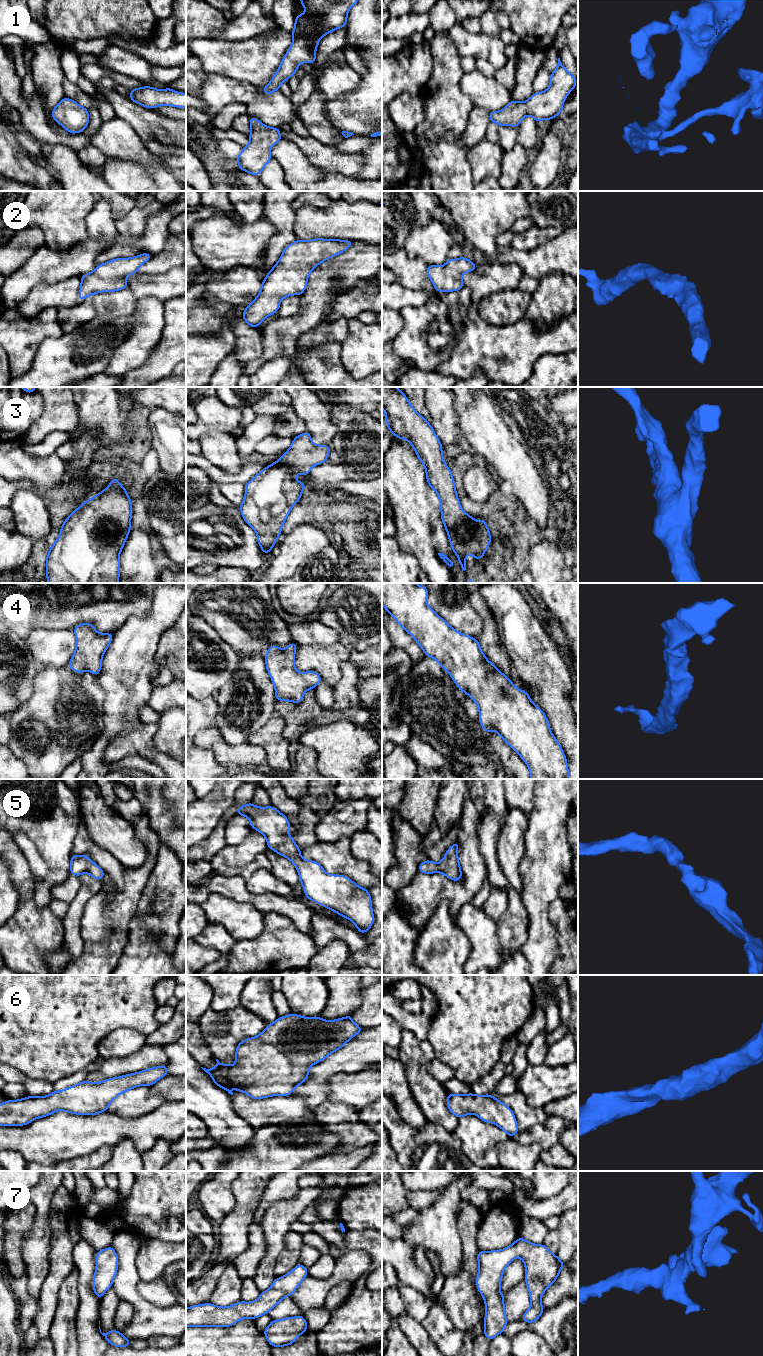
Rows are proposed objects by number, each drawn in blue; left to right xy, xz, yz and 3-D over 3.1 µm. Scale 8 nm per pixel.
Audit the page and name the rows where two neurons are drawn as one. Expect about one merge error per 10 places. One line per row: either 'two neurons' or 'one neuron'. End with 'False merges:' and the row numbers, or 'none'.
1: one neuron
2: one neuron
3: one neuron
4: one neuron
5: one neuron
6: one neuron
7: one neuron
False merges: none

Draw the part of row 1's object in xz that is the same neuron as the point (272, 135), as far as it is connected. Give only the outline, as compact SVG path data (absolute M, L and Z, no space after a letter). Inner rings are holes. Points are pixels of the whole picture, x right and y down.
M249 117L249 121L251 127L250 142L243 147L236 161L239 169L259 176L272 159L271 147L282 139L281 129L266 126L255 117Z

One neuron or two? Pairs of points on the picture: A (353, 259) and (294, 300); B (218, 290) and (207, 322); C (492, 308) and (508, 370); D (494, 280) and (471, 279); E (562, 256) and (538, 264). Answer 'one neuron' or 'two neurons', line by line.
A: two neurons
B: two neurons
C: two neurons
D: one neuron
E: one neuron

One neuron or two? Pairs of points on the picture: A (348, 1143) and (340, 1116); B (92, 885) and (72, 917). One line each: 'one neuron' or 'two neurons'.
A: one neuron
B: one neuron

